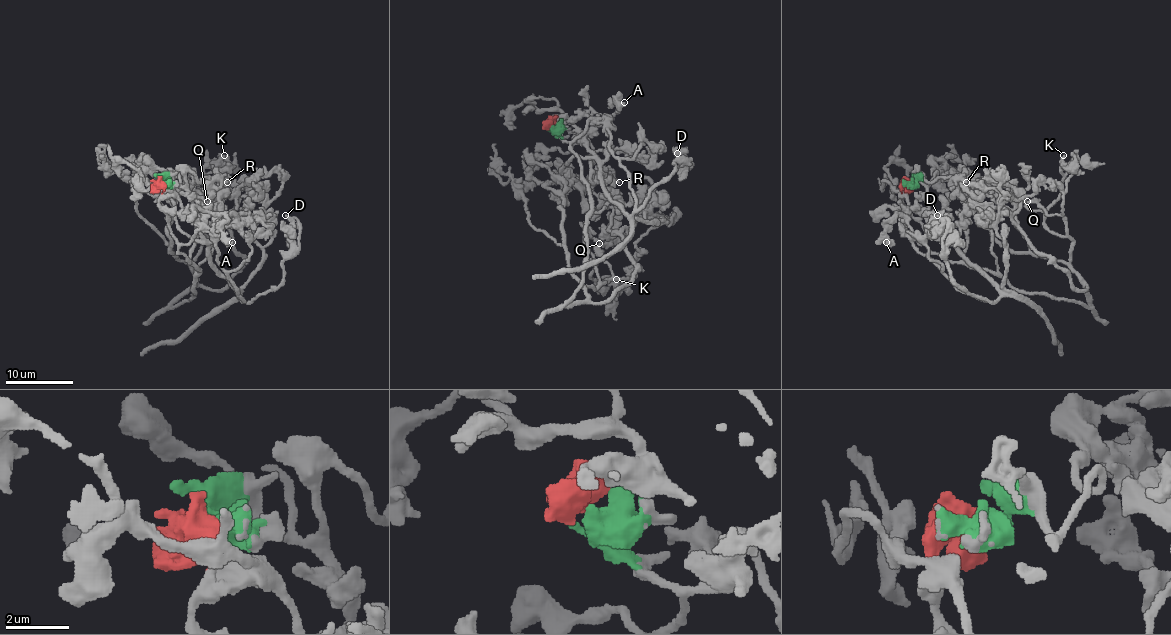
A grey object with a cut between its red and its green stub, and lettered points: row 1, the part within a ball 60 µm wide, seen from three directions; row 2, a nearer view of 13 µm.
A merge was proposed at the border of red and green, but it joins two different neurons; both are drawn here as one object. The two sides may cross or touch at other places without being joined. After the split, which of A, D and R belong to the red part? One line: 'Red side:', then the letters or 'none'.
Red side: none

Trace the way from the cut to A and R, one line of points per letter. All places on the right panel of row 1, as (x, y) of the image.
A: (912, 181), (909, 204), (1000, 295), (981, 301), (964, 294), (914, 245), (904, 216), (885, 223), (887, 242)
R: (912, 181), (921, 174), (917, 171), (927, 181), (959, 177), (966, 182)

